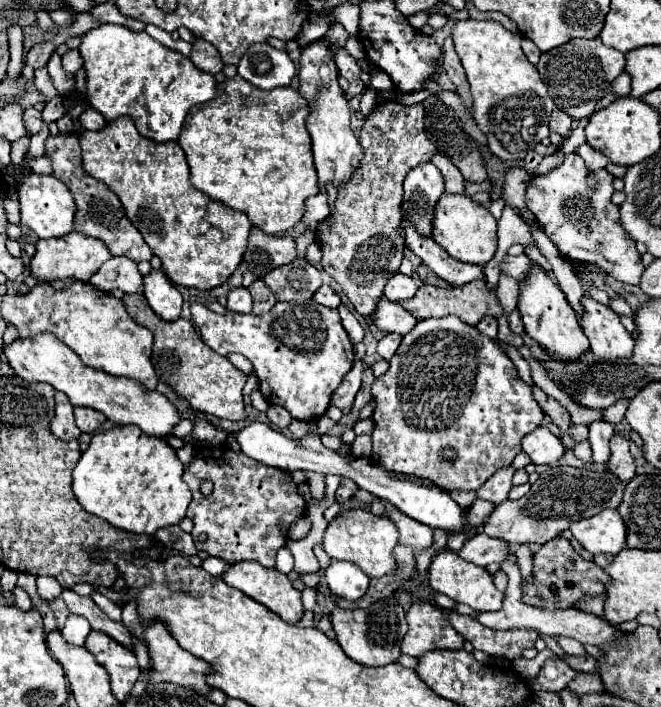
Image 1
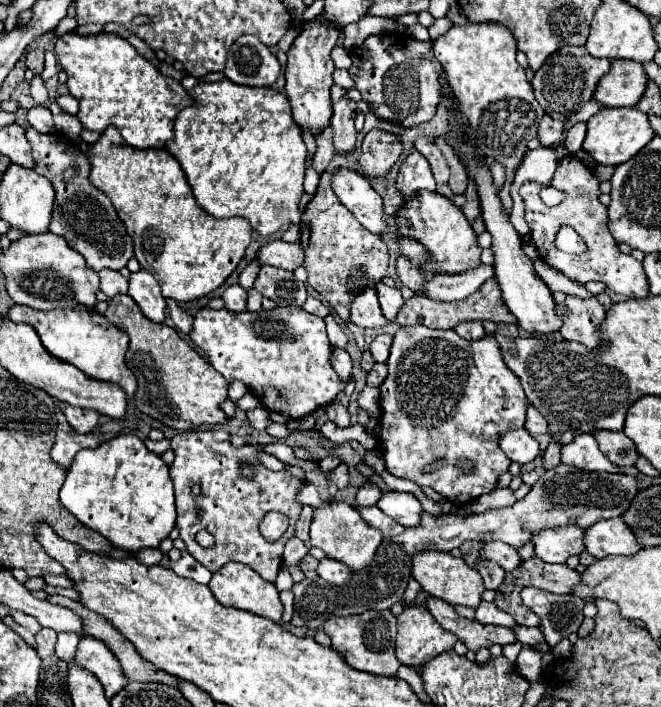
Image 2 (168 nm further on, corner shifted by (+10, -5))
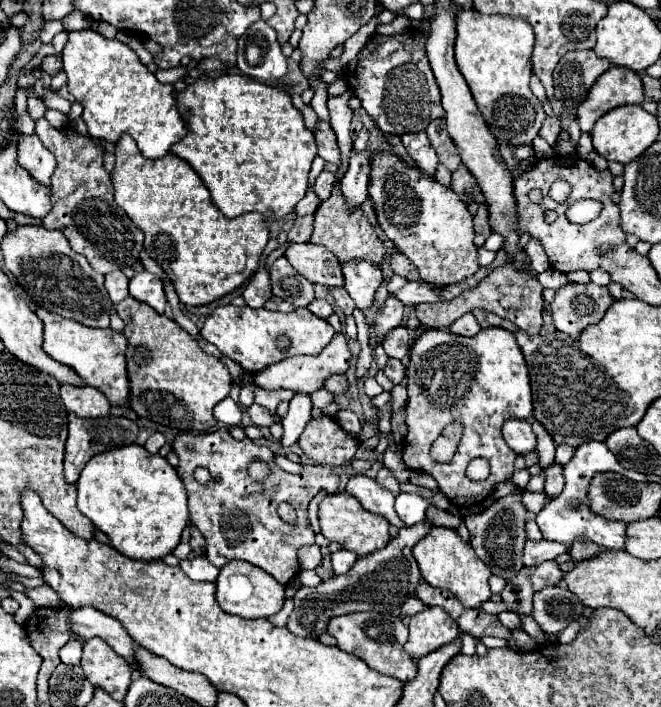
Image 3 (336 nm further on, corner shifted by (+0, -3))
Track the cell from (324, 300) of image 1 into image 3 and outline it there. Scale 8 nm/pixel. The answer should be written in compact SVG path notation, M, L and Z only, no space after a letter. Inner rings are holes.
M313 300L309 306L307 306L317 318L329 318L331 314L333 314L333 308L331 308L331 304L329 302L325 302L325 300Z

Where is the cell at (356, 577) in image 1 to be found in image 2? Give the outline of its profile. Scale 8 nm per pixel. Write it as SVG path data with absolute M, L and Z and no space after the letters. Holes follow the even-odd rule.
M323 558L323 560L319 562L317 574L319 574L325 582L329 582L329 584L333 584L333 586L343 586L343 584L349 582L349 578L351 578L351 570L349 570L345 564L341 564L341 562L337 562L337 560L329 560L329 558Z

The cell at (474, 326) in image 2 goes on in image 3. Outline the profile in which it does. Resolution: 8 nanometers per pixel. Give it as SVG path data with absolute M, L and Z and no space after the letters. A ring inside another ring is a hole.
M463 314L461 318L457 318L457 320L449 326L449 330L451 330L453 334L459 334L459 336L475 336L481 328L479 328L479 324L477 324L477 320L475 320L473 314Z

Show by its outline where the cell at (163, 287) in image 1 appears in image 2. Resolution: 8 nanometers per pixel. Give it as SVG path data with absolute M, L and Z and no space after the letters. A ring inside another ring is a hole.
M139 270L137 274L131 274L129 278L129 296L139 304L141 312L151 322L163 322L167 312L167 302L161 296L159 282L153 274Z

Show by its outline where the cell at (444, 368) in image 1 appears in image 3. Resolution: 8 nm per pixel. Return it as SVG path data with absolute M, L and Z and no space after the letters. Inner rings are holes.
M485 328L473 338L455 336L445 330L425 330L411 348L409 368L407 368L407 436L403 442L403 462L409 470L425 472L433 476L439 484L439 490L457 506L469 508L481 504L493 490L493 484L505 482L513 474L513 462L517 454L505 444L501 438L501 426L509 418L531 418L531 386L529 386L529 370L523 358L521 348L517 346L515 334L503 328ZM453 420L463 420L465 430L463 438L457 446L455 456L449 462L437 462L431 458L431 444L441 434L441 428L451 424ZM473 458L485 458L491 466L491 474L487 480L469 480L467 464Z

